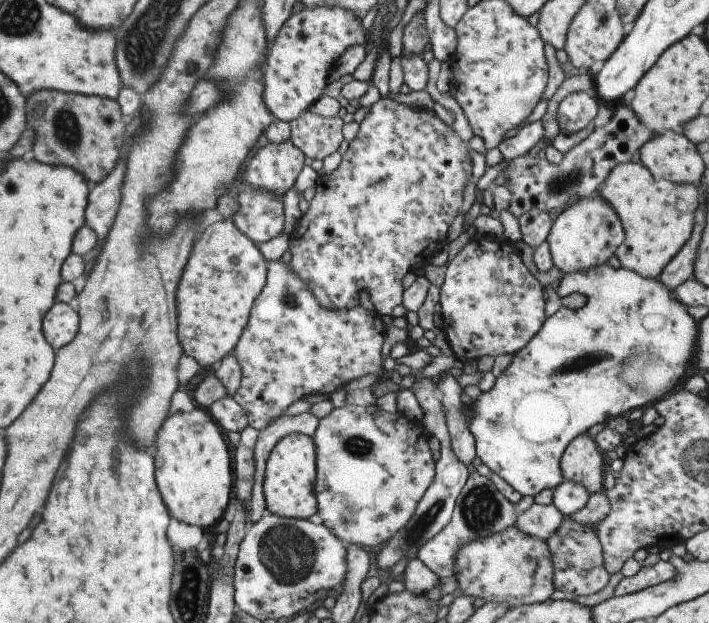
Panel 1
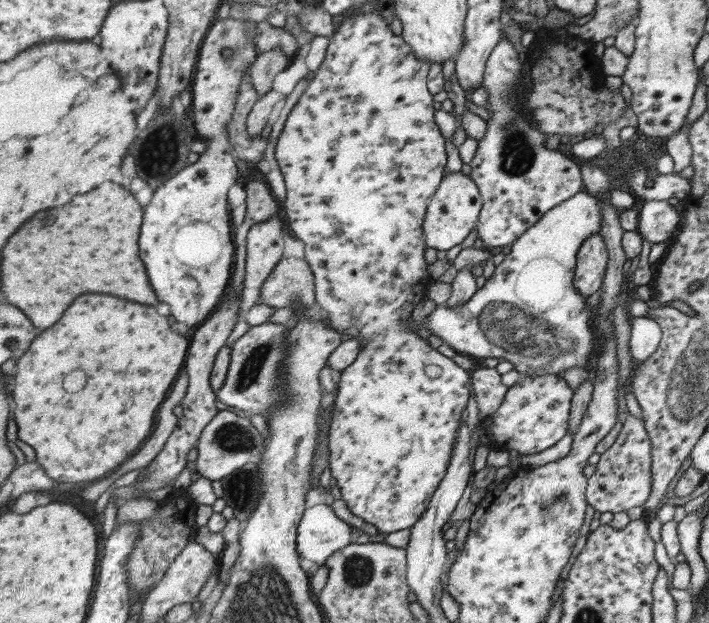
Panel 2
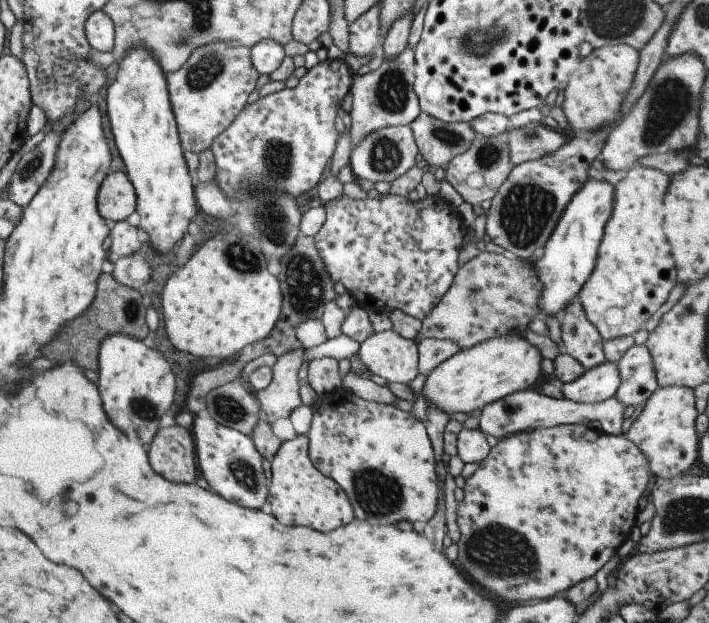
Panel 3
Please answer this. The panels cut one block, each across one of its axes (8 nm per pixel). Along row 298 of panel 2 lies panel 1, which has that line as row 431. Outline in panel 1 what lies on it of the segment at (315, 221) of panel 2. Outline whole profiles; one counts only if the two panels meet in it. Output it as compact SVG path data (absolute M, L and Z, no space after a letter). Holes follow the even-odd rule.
M348 404L341 408L334 408L330 414L319 421L320 424L312 437L314 444L316 445L317 468L314 492L317 498L317 513L322 517L322 524L324 524L326 528L329 528L345 545L357 544L360 546L380 546L380 544L385 544L388 539L391 539L394 534L409 523L414 509L417 507L418 501L423 497L426 489L429 488L435 475L436 461L434 461L432 451L428 447L429 436L426 434L426 430L423 430L422 422L408 420L408 418L400 412L393 414L387 413L378 405L361 407Z

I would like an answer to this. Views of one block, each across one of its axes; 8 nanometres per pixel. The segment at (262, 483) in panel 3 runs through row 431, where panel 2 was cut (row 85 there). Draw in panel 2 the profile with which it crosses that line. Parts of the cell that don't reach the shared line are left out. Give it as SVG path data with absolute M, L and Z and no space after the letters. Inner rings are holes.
M232 17L227 19L217 18L205 35L201 44L196 74L190 86L193 94L194 124L196 132L206 139L208 148L200 154L199 159L186 165L182 171L178 171L168 182L160 184L150 200L150 204L144 210L144 222L140 228L140 258L144 262L144 268L148 270L150 282L158 294L158 298L166 304L170 304L172 318L178 322L186 322L188 327L194 330L204 323L204 320L216 310L220 300L224 298L224 290L229 288L230 267L235 258L235 244L232 244L230 233L230 214L228 214L227 194L232 183L237 181L238 168L232 156L233 147L228 140L228 121L232 119L234 107L236 107L236 95L240 89L240 81L250 74L250 66L256 61L258 49L253 42L254 37L248 37L244 30L246 24L242 20ZM224 49L234 49L230 58L224 58Z

